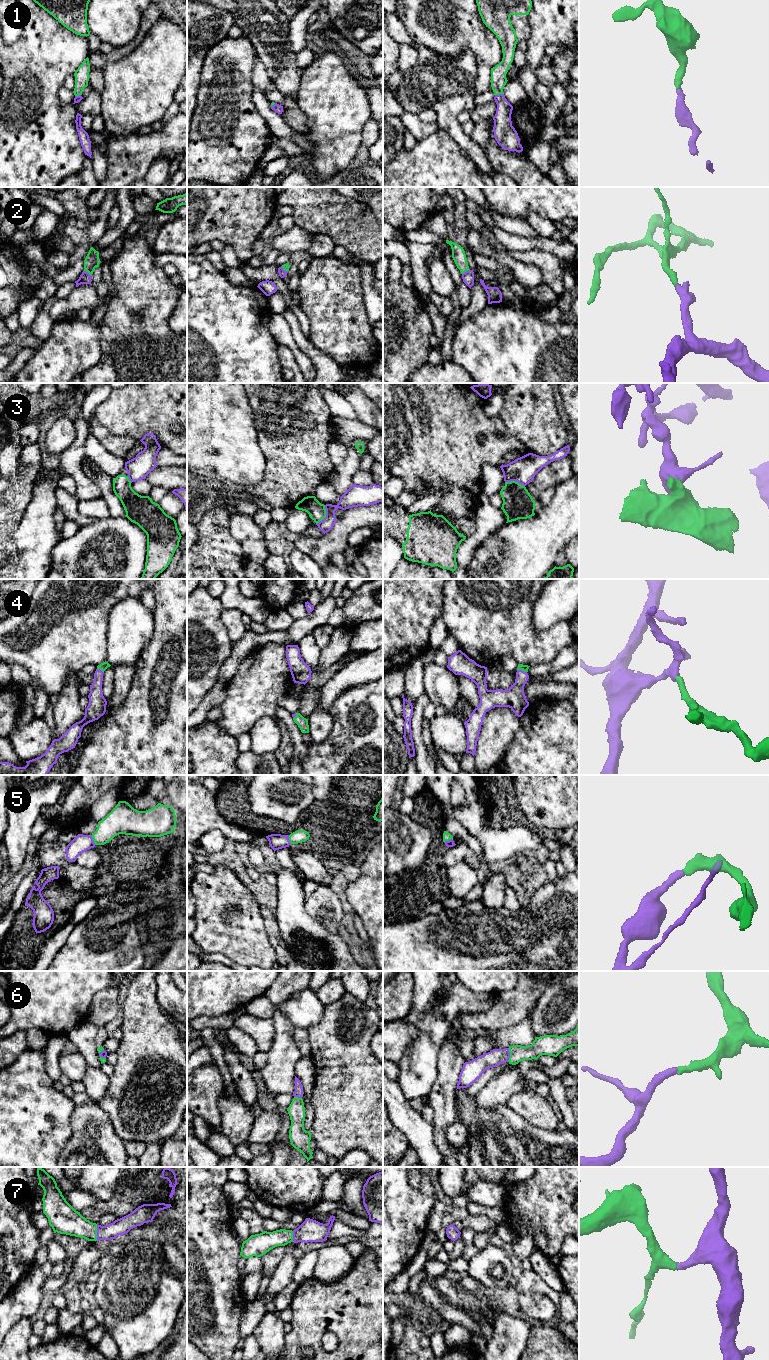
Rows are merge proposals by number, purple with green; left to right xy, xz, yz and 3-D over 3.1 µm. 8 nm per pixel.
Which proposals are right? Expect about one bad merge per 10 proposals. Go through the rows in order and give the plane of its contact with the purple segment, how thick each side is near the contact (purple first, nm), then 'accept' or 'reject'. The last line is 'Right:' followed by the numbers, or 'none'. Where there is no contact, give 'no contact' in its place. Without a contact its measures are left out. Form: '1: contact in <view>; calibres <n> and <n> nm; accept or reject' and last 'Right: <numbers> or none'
1: contact in yz; calibres 140 and 130 nm; accept
2: contact in xy; calibres 100 and 120 nm; accept
3: contact in xz; calibres 150 and 140 nm; reject
4: contact in yz; calibres 170 and 50 nm; accept
5: contact in xy; calibres 140 and 190 nm; accept
6: contact in yz; calibres 130 and 140 nm; accept
7: contact in xy; calibres 130 and 200 nm; accept
Right: 1, 2, 4, 5, 6, 7

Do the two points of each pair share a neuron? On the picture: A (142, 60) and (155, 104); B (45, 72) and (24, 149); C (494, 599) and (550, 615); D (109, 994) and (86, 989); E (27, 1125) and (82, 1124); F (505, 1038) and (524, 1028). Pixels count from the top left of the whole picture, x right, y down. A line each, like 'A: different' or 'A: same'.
A: same
B: same
C: different
D: different
E: different
F: same

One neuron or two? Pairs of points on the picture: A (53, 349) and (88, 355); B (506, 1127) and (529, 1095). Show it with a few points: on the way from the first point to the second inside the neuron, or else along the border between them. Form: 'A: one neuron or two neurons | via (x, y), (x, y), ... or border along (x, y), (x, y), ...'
A: one neuron | via (62, 354), (79, 355)
B: two neurons | border along (506, 1104), (529, 1123), (536, 1126)

